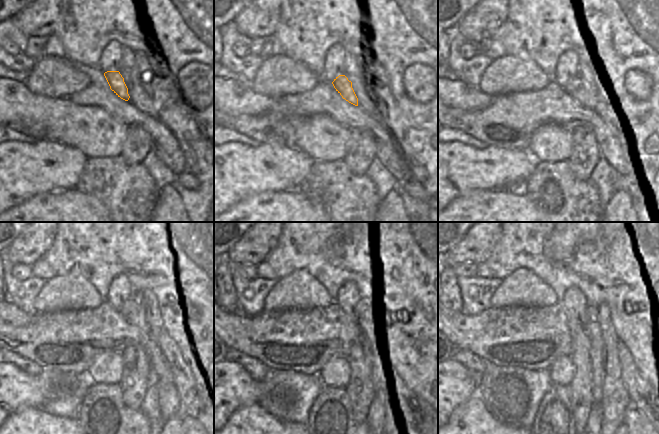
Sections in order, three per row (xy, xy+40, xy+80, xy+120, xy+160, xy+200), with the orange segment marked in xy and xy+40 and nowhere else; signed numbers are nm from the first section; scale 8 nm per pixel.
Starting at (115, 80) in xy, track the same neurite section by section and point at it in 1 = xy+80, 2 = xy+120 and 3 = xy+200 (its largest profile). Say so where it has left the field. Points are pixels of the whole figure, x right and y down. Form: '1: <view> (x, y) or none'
1: xy+80 (579, 90)
2: xy+120 (133, 311)
3: xy+200 (593, 330)

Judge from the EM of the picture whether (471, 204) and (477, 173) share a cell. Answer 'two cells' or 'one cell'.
two cells

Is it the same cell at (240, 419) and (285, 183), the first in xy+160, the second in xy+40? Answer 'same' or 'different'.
different

